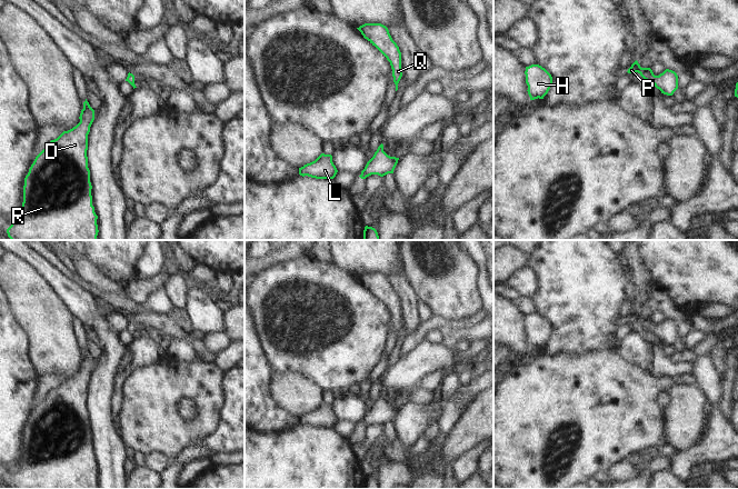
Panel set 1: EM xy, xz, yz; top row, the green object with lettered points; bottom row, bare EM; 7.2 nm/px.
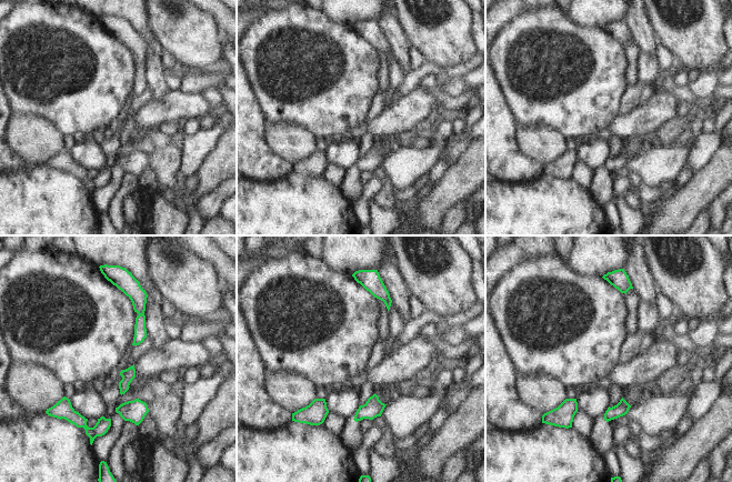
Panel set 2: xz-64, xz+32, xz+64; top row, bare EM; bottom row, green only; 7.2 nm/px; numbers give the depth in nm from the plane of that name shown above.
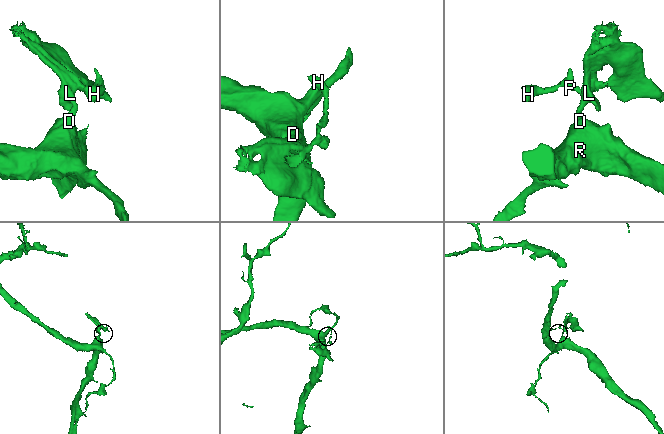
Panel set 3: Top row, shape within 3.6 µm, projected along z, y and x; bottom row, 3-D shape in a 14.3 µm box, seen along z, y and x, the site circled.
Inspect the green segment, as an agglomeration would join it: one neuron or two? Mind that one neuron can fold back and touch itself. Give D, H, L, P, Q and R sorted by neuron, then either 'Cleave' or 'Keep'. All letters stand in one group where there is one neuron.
Groups: D H L P Q R. Keep.

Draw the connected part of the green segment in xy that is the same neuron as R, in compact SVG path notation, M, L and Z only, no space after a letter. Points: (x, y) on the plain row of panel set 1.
M87 348L79 368L76 376L51 389L31 413L24 427L20 466L7 478L11 489L97 489L98 465L92 455L87 406L94 359Z

